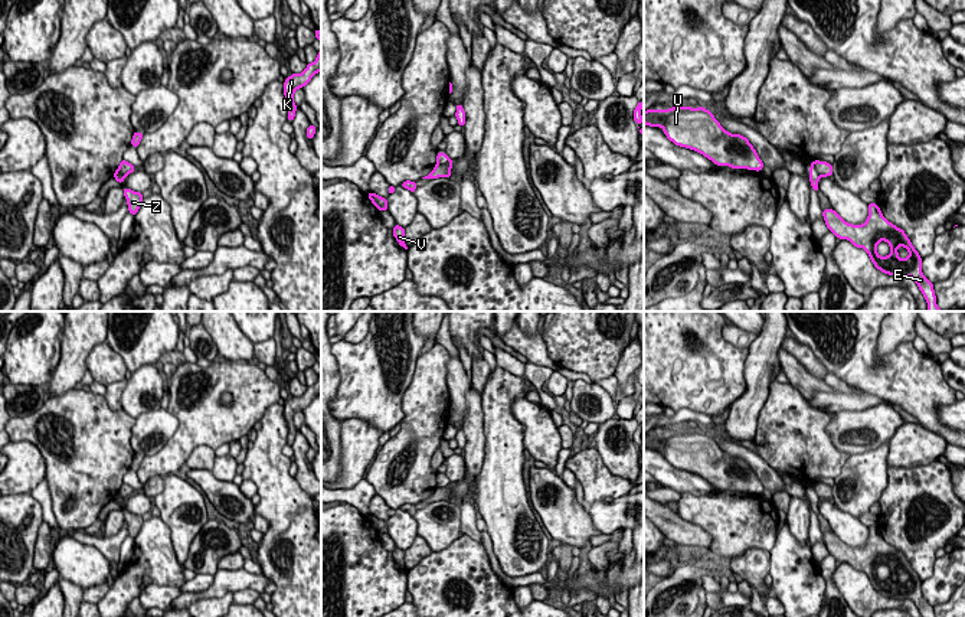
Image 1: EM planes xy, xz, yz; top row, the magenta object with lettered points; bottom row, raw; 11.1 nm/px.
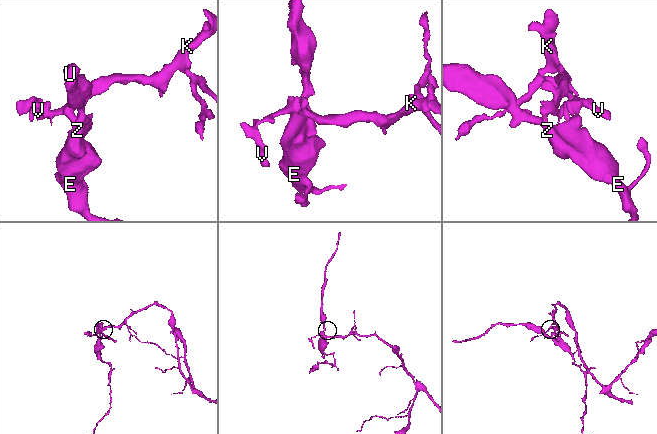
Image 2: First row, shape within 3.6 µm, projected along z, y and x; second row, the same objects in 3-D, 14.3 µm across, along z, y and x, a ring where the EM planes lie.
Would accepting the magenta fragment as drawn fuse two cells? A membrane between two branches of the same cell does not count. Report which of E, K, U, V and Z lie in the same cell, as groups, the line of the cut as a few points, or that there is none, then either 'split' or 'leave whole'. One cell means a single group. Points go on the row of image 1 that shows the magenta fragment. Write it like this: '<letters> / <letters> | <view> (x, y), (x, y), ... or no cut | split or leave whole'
E U Z / K V | xz (450, 159), (437, 165) | split

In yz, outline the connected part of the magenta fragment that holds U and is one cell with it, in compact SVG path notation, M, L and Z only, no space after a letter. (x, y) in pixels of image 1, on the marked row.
M673 107L644 111L644 124L661 127L676 146L694 150L716 166L760 172L763 161L749 140L726 131L714 115L703 108Z

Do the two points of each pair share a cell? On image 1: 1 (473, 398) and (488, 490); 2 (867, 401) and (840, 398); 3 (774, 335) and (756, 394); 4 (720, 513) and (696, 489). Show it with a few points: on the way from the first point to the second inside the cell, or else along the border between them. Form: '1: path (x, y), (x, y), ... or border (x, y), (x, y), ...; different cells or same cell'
1: border (483, 425), (484, 460), (478, 475); different cells
2: path (860, 401), (847, 401); same cell
3: path (764, 349), (758, 379); same cell
4: border (717, 489), (709, 495), (680, 492); different cells

